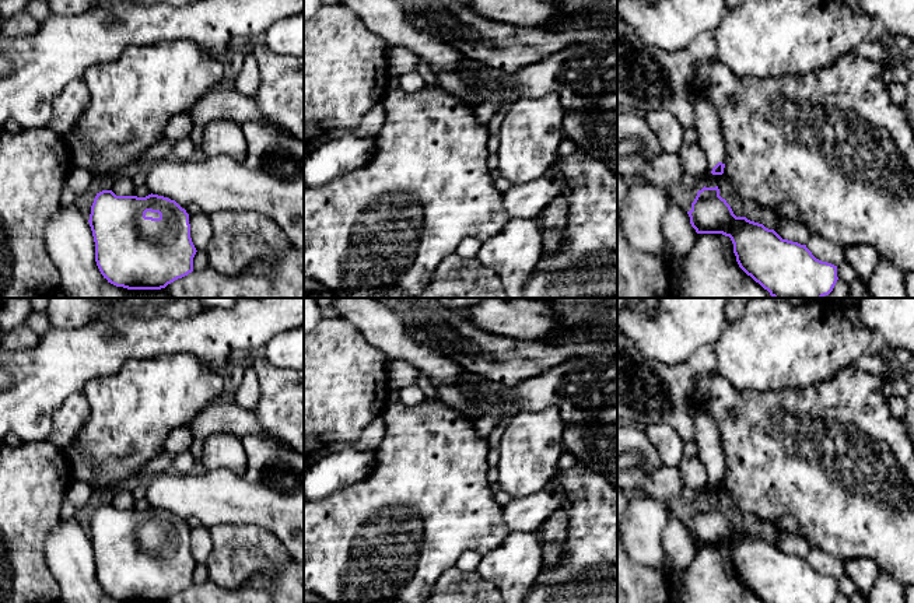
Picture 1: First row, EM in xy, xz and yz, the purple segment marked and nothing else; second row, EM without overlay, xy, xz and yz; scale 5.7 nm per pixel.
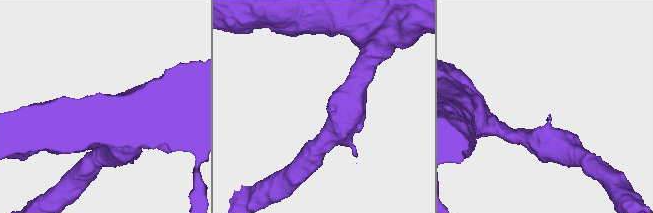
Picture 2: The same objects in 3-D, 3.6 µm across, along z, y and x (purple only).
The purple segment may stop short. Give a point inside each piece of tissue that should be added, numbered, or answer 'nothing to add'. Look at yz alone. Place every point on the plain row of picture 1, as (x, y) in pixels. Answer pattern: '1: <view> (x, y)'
1: yz (710, 452)

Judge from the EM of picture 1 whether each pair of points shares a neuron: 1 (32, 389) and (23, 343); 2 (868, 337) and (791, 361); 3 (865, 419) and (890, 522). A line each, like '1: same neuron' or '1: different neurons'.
1: different neurons
2: same neuron
3: same neuron

